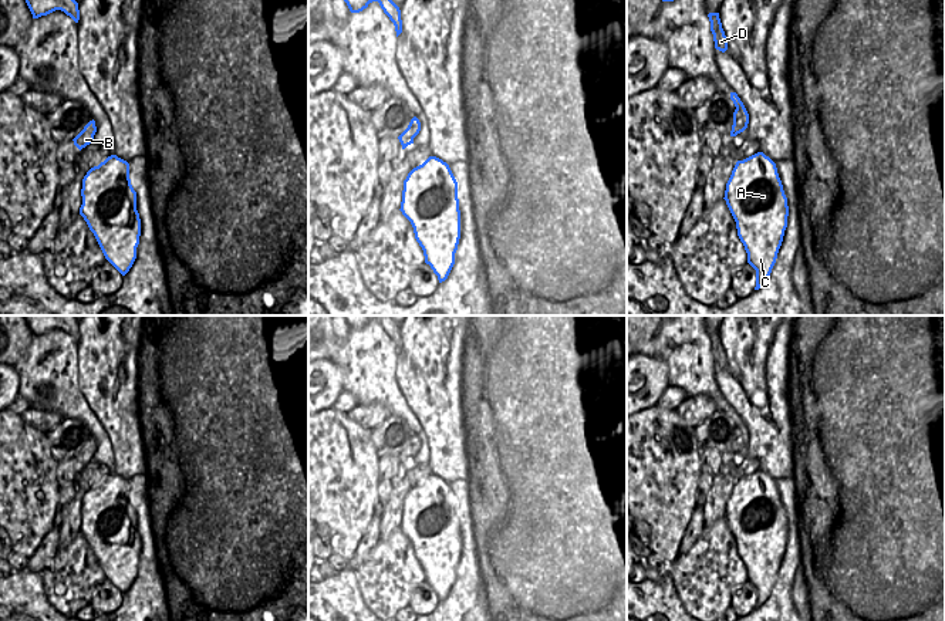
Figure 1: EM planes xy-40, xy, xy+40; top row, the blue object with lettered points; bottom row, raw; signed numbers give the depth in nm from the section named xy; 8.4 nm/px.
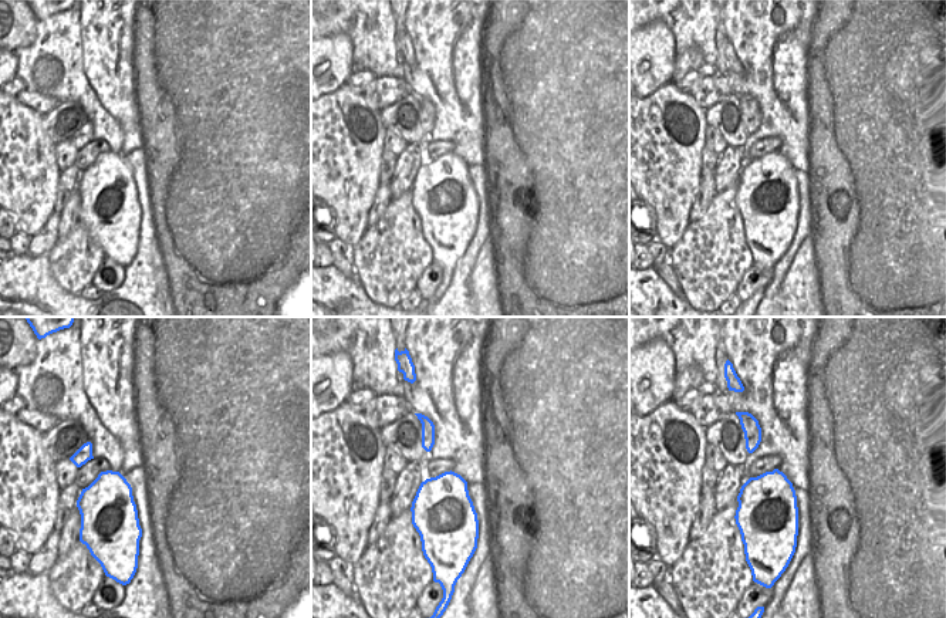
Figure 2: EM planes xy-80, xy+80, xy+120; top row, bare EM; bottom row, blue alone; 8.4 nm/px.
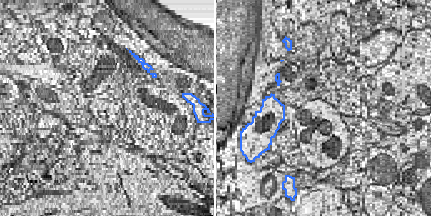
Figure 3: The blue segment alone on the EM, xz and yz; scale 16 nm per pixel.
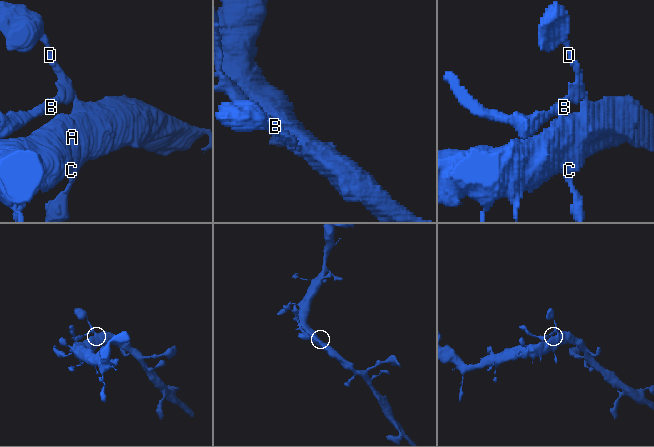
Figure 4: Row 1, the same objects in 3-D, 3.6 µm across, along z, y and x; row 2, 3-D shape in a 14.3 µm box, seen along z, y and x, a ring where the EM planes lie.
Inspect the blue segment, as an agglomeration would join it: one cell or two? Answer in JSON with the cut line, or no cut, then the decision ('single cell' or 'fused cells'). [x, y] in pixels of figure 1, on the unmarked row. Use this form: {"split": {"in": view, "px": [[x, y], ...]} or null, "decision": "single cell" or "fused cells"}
{"split": {"in": "xy", "px": [[409, 441], [412, 444], [412, 458]]}, "decision": "fused cells"}

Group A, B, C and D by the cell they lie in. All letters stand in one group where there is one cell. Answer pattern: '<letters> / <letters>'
A C D / B

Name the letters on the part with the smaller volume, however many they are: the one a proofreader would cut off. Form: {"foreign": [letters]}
{"foreign": ["B"]}

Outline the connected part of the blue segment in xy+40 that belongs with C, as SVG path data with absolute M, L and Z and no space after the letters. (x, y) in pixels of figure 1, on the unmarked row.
M763 470L738 479L726 502L723 517L736 540L738 554L747 571L747 581L756 588L755 608L759 608L772 591L787 546L787 516L776 482Z

